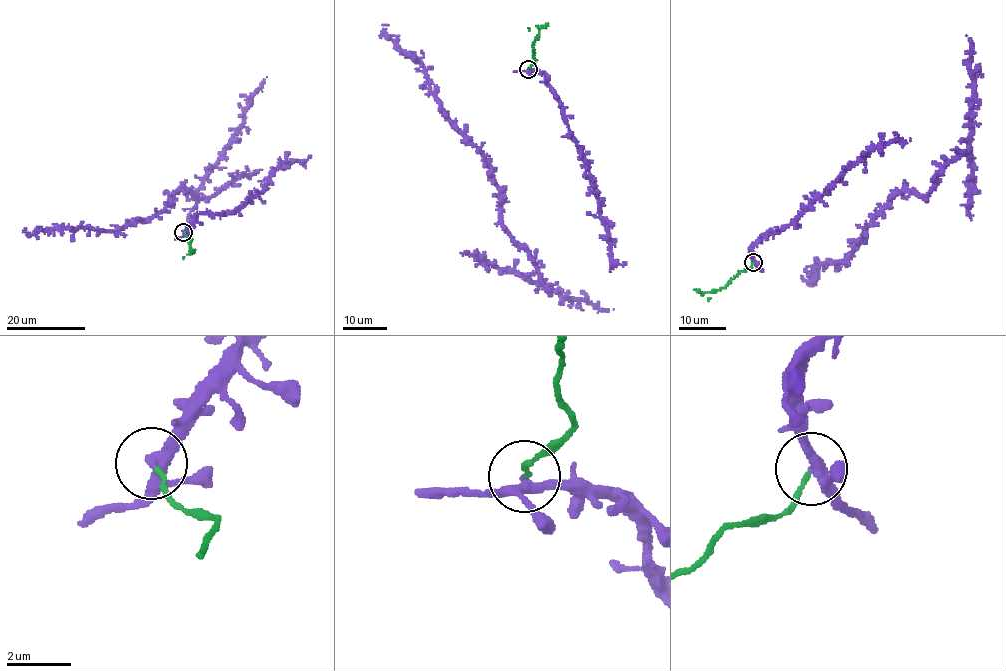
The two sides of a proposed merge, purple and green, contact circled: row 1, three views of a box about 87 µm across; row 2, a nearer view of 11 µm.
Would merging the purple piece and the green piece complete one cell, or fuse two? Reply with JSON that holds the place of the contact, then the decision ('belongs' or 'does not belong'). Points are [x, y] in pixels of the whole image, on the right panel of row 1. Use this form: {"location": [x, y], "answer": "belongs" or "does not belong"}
{"location": [753, 262], "answer": "does not belong"}

